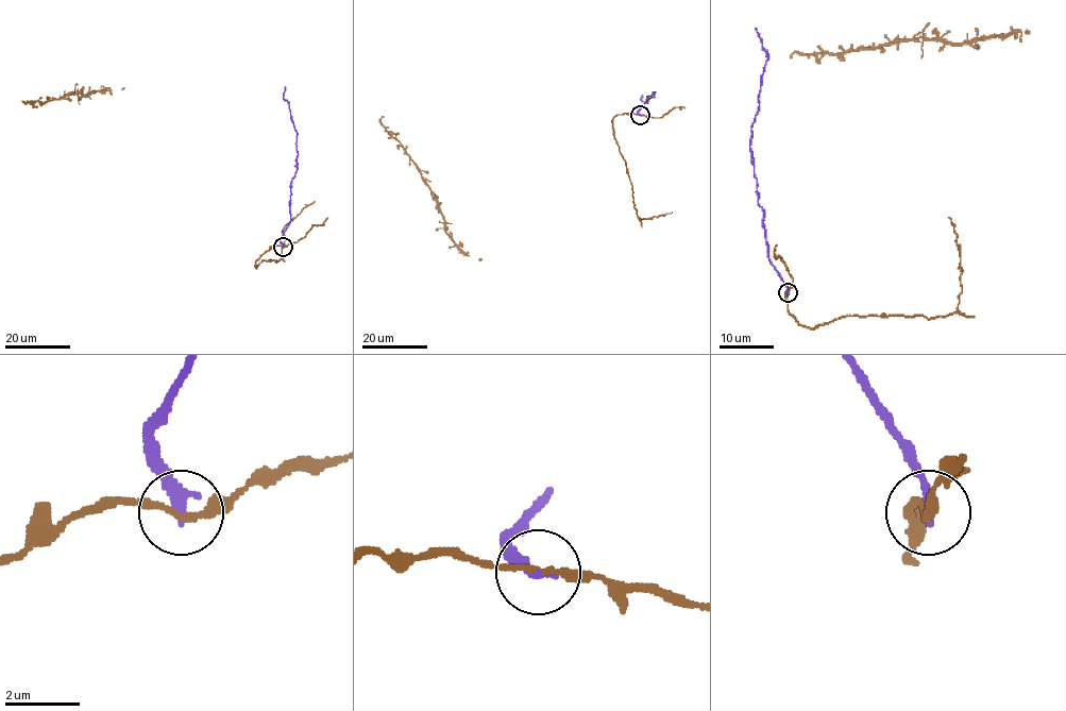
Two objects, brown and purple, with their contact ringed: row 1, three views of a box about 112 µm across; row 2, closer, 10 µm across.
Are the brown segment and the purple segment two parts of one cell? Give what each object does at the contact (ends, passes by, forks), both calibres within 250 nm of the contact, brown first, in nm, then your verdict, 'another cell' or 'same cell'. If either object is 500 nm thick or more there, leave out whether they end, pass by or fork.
brown passes by; purple ends; calibres 200 and 280 nm; another cell

